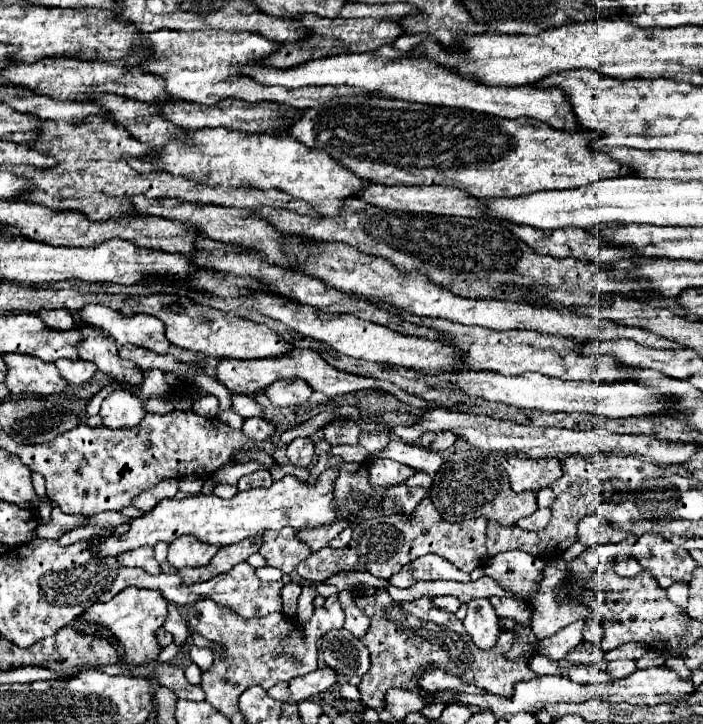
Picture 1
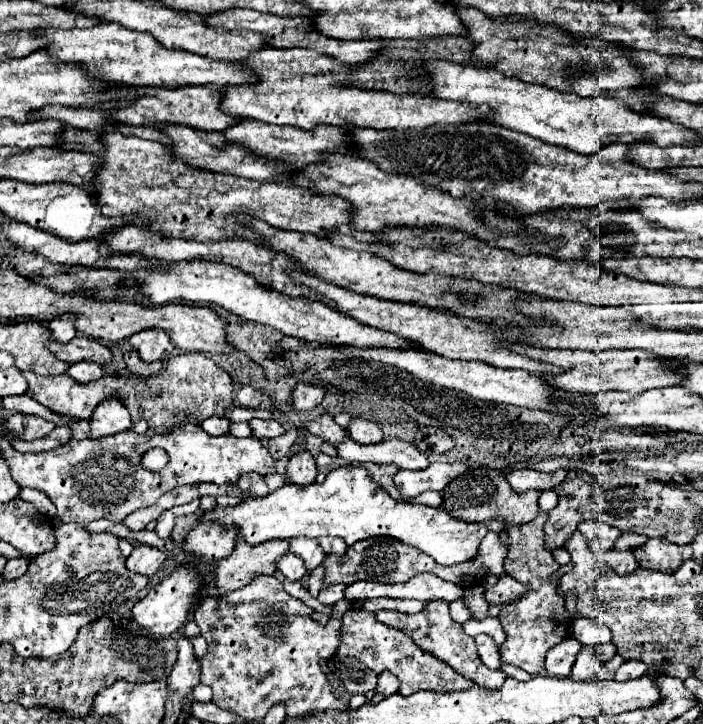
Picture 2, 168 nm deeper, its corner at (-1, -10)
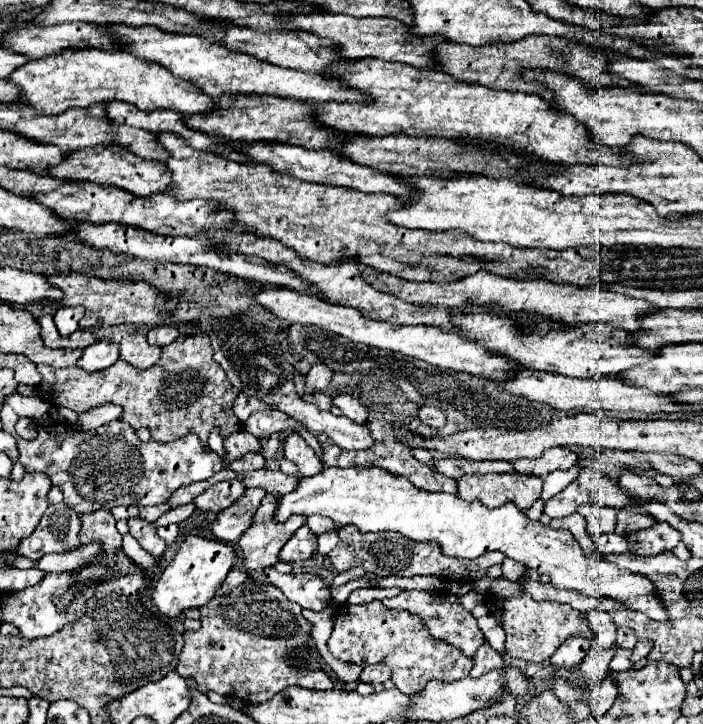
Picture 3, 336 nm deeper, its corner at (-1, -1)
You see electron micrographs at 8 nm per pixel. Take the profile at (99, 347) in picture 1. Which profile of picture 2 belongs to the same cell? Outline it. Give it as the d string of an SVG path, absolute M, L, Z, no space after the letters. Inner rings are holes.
M74 337L70 343L62 345L58 341L50 341L50 351L66 363L78 363L78 361L92 361L98 365L108 365L112 359L112 351L90 337Z

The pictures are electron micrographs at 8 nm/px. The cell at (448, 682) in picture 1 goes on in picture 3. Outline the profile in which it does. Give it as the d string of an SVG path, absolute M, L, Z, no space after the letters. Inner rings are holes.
M380 600L370 604L350 606L346 604L334 620L334 630L328 640L330 652L352 664L368 666L376 662L384 662L392 668L392 682L396 688L408 696L418 694L424 690L426 682L440 680L440 682L454 682L470 674L472 660L466 654L460 654L454 646L440 642L428 634L428 628L416 614L398 612L386 608Z

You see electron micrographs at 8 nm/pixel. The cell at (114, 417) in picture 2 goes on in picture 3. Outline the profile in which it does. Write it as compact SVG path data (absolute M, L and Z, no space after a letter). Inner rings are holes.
M104 404L104 406L98 406L98 408L92 408L92 410L86 410L82 414L78 414L78 428L82 432L86 430L92 430L92 428L98 428L98 426L104 426L104 424L110 424L112 420L118 420L122 414L122 408L116 406L116 404Z

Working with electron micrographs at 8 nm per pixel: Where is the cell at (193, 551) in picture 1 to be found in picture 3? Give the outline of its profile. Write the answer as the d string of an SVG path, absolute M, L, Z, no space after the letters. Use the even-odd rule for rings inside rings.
M248 488L246 494L226 510L222 510L216 520L210 524L212 534L228 544L236 544L240 540L240 534L248 530L252 524L252 514L256 514L262 498L266 496L266 490L262 488Z

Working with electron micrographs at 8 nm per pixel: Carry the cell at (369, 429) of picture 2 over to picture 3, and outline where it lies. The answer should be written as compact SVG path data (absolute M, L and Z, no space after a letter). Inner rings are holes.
M340 394L336 398L334 398L334 404L338 404L338 408L342 410L342 414L346 418L350 418L352 422L358 422L358 424L364 424L368 420L368 408L360 400L356 400L350 394ZM336 398L340 398L340 400L336 402Z

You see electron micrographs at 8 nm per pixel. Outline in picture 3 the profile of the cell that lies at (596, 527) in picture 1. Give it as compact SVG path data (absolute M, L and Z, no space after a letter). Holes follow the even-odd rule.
M584 504L578 510L586 522L588 522L588 532L592 536L596 534L608 534L614 532L616 528L616 510L608 508L608 506L600 506L600 504Z

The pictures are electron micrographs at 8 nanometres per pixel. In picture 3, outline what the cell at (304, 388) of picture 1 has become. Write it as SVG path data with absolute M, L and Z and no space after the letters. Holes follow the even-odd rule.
M314 364L306 376L306 386L312 392L320 392L330 384L332 376L334 376L334 372L326 364Z

